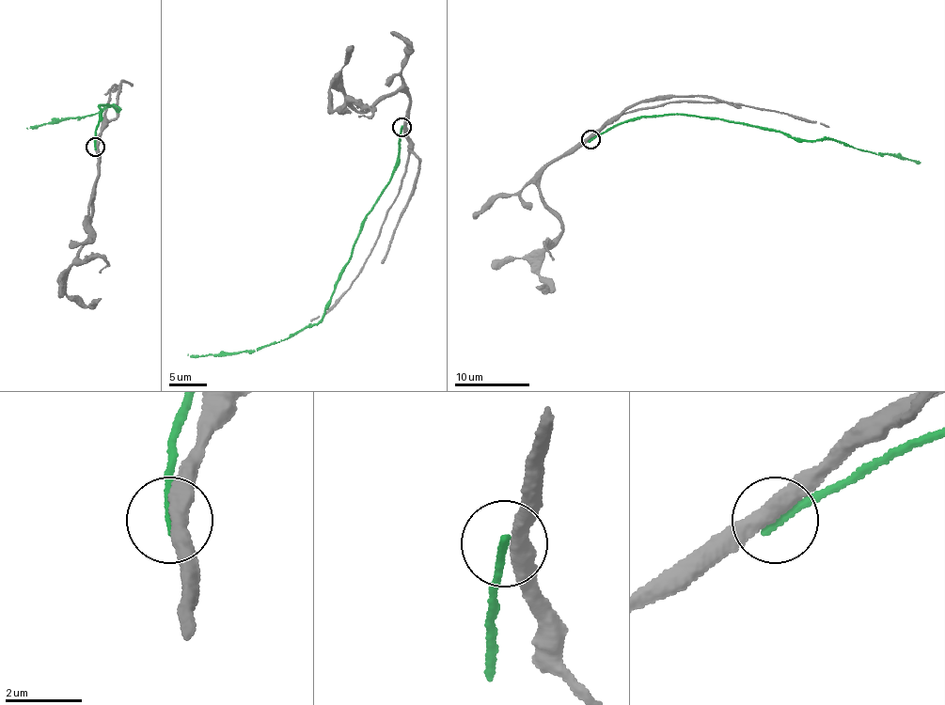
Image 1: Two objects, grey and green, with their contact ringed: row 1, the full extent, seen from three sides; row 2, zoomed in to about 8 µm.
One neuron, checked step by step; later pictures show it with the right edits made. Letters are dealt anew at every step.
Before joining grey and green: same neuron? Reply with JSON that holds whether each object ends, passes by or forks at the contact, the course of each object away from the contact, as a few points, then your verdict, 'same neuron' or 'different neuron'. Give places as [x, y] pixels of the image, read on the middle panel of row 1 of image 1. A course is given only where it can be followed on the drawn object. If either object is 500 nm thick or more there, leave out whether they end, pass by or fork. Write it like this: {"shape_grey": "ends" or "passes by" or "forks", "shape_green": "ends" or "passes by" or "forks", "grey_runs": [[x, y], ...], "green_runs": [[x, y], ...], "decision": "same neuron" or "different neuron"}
{"shape_grey": "passes by", "shape_green": "ends", "grey_runs": [[402, 128], [411, 144], [399, 195], [381, 226], [363, 270], [344, 295], [310, 321]], "green_runs": [[402, 128], [394, 172], [370, 212], [324, 315], [315, 325], [254, 352], [205, 356], [188, 353]], "decision": "different neuron"}

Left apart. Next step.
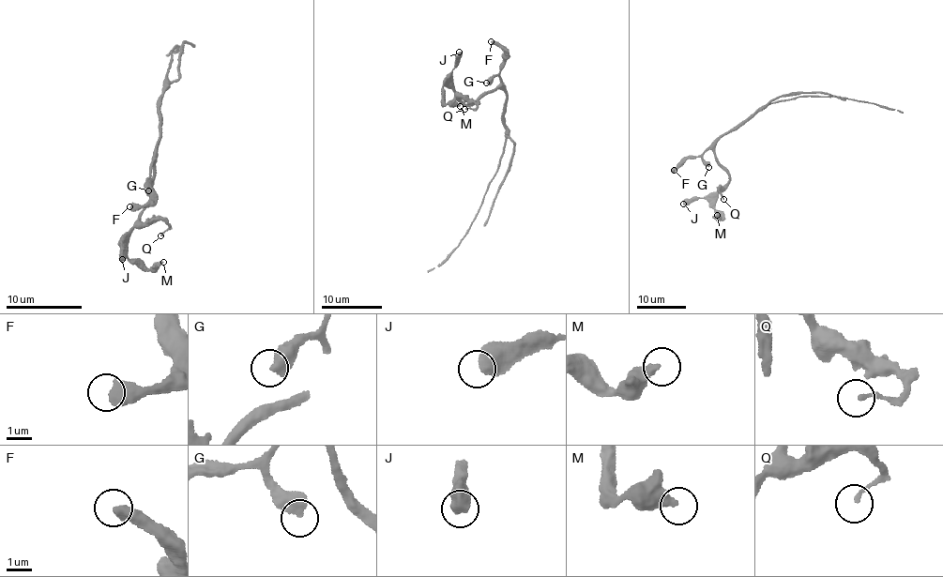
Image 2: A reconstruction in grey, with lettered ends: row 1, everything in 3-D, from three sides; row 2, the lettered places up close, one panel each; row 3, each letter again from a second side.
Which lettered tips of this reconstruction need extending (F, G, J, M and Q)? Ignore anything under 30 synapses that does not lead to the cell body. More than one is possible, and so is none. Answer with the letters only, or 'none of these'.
none of these

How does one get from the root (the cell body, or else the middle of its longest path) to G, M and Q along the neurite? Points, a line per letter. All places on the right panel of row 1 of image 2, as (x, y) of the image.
G: (755, 113), (728, 130), (703, 154), (702, 161), (708, 167)
M: (755, 113), (716, 144), (714, 159), (729, 179), (715, 200), (721, 219), (717, 215)
Q: (755, 113), (728, 130), (716, 144), (714, 159), (729, 179), (722, 189), (718, 189), (723, 199)

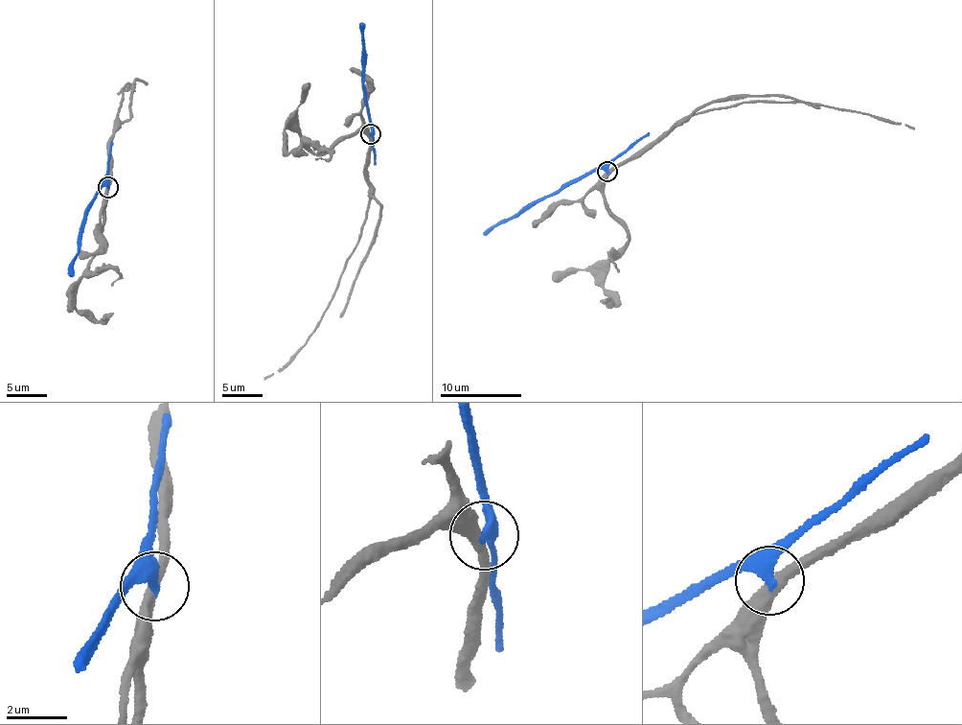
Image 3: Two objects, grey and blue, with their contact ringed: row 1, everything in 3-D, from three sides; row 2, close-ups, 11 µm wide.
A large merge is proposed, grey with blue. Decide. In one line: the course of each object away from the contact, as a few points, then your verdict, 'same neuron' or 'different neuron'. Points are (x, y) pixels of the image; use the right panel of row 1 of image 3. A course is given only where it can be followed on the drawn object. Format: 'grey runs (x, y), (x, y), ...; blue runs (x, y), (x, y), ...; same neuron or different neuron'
grey runs (607, 172), (638, 158), (694, 115), (737, 106), (742, 102), (838, 107), (914, 127); blue runs (606, 172), (593, 168), (565, 182), (483, 234); different neuron

